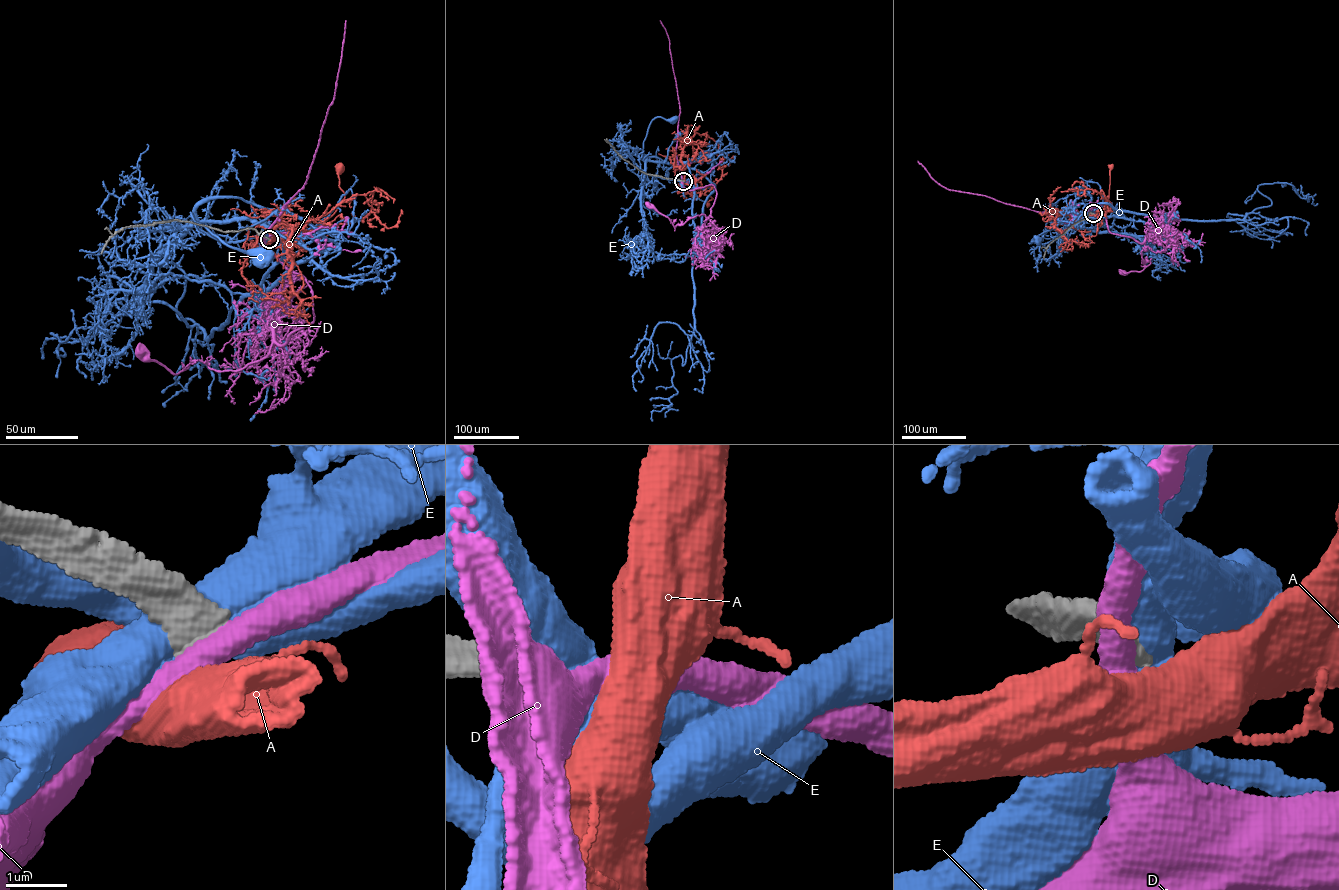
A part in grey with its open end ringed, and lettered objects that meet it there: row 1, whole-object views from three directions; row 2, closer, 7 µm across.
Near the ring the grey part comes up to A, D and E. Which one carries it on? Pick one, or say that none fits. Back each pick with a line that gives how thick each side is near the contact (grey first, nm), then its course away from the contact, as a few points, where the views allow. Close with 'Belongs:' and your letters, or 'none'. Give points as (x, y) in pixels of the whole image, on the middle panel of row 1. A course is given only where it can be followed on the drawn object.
Belongs: none

